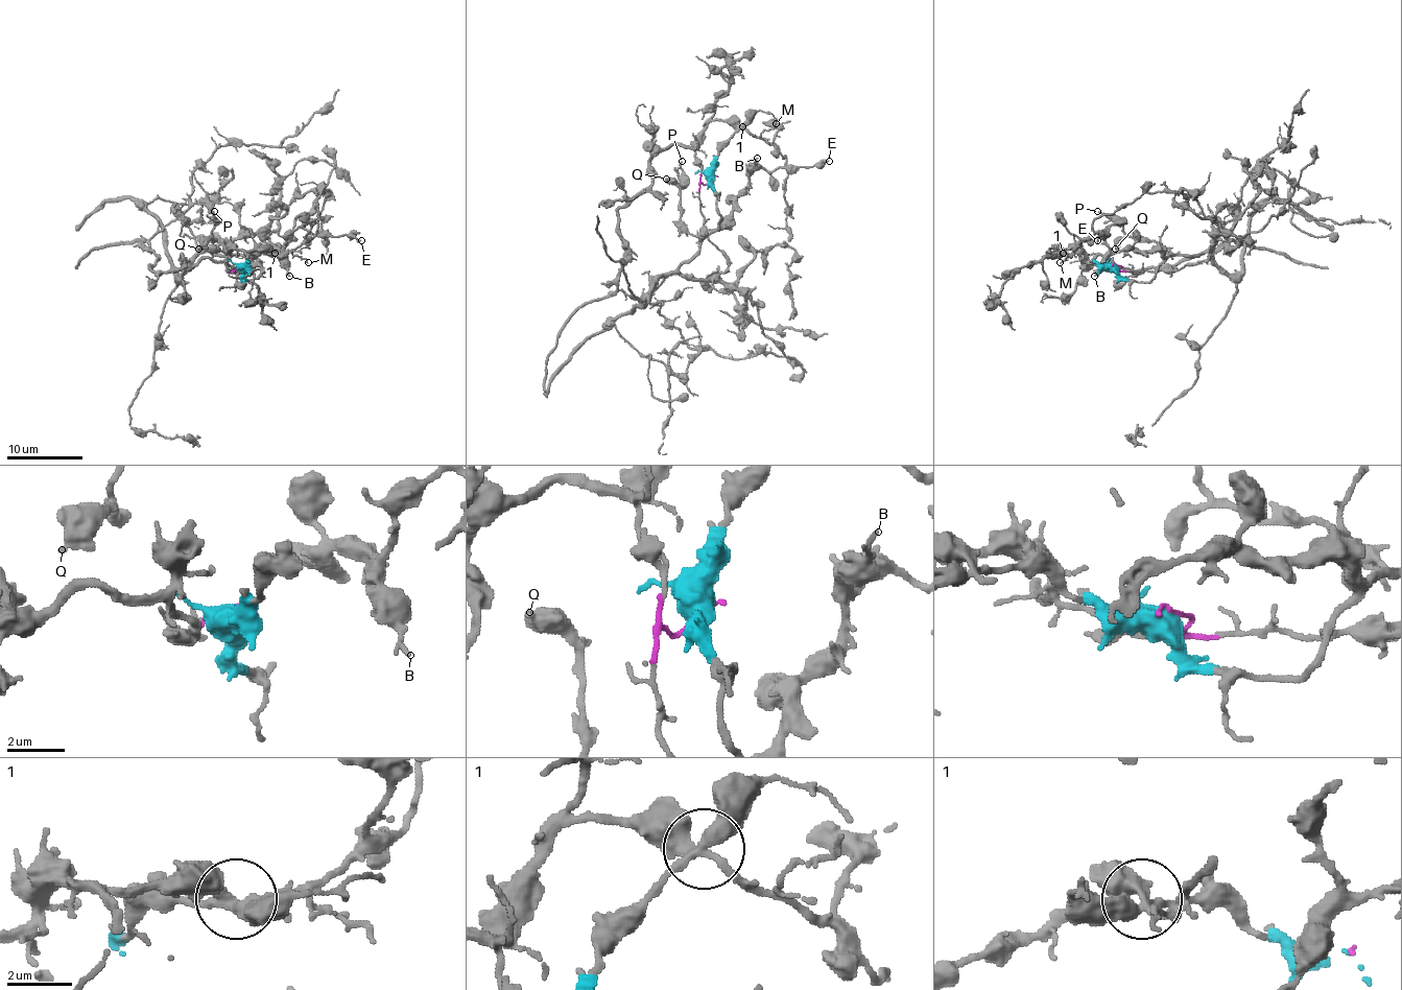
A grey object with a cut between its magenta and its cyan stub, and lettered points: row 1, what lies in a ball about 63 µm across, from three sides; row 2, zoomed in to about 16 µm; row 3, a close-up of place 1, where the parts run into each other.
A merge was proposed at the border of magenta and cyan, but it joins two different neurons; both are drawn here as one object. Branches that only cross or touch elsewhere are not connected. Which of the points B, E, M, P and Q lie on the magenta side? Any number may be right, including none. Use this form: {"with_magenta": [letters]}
{"with_magenta": ["M"]}

